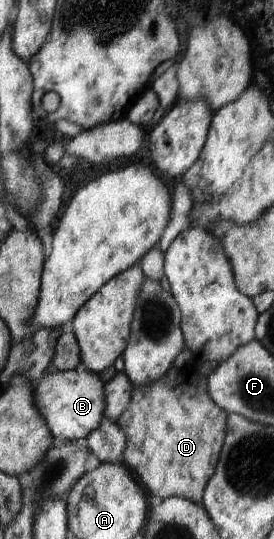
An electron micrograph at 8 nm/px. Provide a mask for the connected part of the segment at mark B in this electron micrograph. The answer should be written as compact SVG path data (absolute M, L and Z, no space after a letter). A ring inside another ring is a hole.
M78 368L73 371L50 369L34 387L36 406L44 417L55 442L84 442L105 417L104 381L99 374Z

